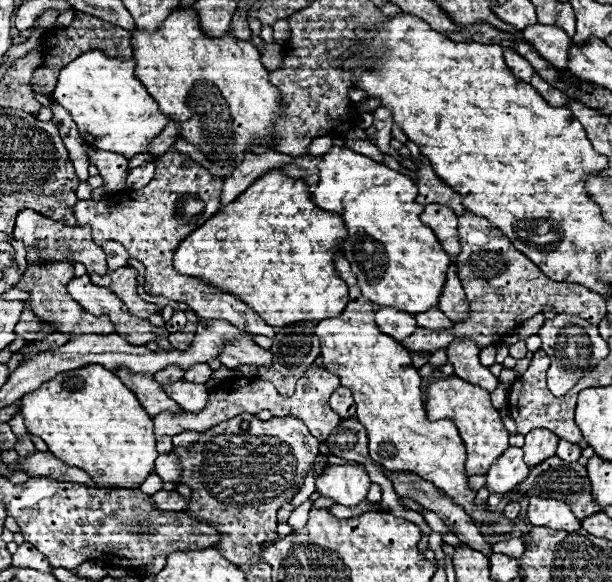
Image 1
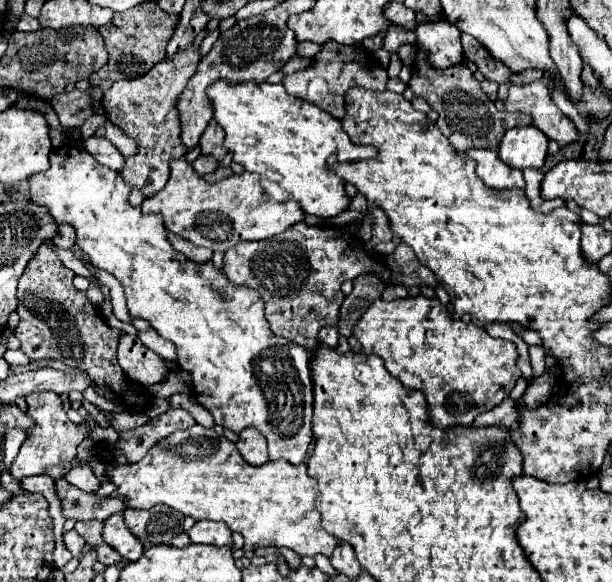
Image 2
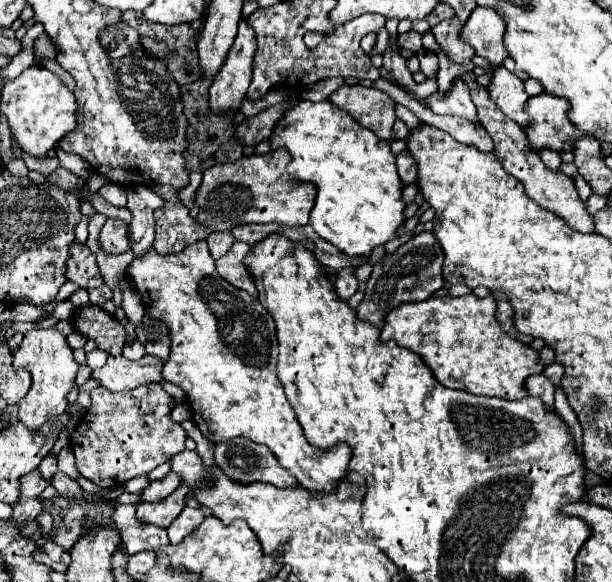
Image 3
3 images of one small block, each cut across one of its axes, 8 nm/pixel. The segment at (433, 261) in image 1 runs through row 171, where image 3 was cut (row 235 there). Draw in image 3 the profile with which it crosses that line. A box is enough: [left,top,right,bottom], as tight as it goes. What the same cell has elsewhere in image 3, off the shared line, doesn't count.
[270,100,406,256]

